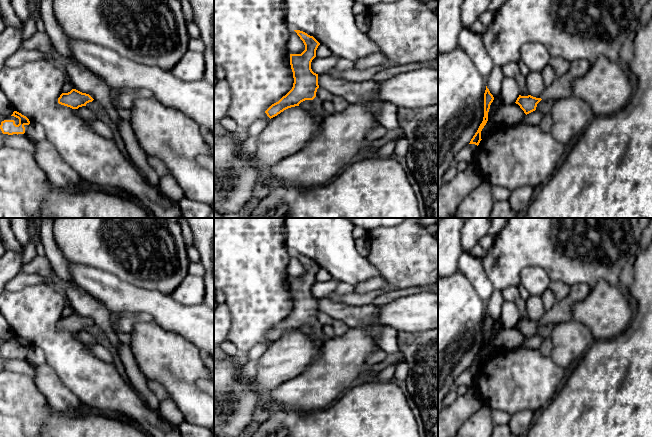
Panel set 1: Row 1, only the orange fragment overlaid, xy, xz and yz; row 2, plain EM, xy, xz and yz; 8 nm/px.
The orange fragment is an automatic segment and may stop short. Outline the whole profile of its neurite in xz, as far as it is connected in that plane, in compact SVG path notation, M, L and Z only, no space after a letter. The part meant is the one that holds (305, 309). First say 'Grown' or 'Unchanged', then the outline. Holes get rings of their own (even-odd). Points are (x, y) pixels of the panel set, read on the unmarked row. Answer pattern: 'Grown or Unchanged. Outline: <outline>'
Grown. Outline: M294 254L305 269L301 278L290 278L290 289L293 296L294 307L292 313L278 326L272 328L265 337L271 343L284 334L299 330L305 324L311 324L312 339L316 344L324 343L328 338L322 331L322 325L316 320L318 298L311 293L311 286L316 281L316 274L320 267L307 257Z

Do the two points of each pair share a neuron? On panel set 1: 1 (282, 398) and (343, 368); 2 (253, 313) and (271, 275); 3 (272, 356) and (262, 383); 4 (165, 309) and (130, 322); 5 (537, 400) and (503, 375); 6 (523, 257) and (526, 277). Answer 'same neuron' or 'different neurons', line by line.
1: same neuron
2: same neuron
3: same neuron
4: different neurons
5: same neuron
6: different neurons

